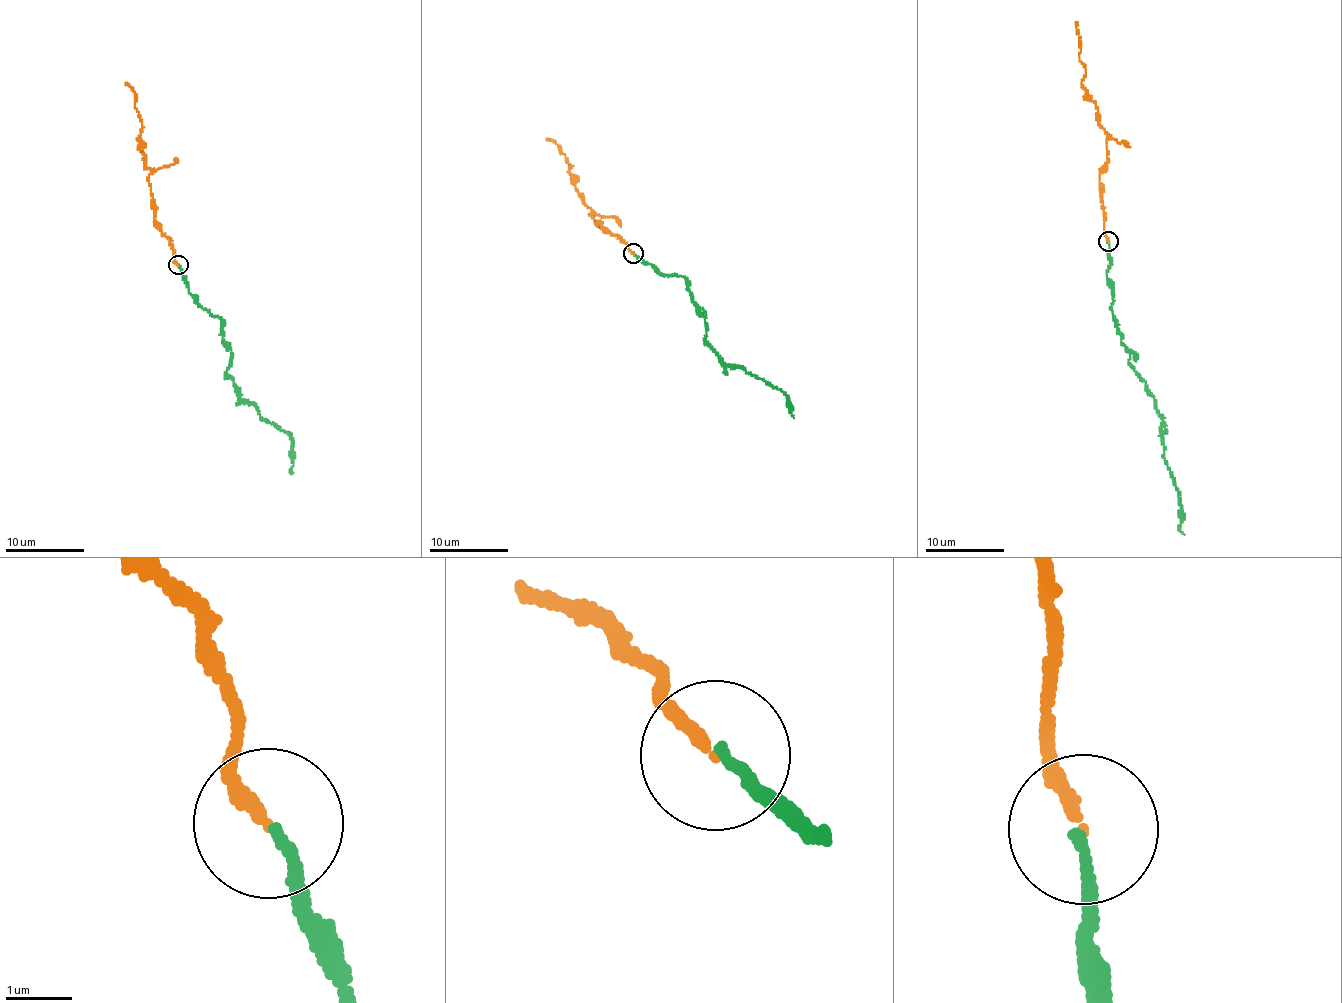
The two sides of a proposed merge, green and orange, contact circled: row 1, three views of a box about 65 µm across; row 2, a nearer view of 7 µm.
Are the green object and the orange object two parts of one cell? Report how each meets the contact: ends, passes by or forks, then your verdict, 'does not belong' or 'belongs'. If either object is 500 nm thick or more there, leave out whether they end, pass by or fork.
green ends | orange ends | belongs

